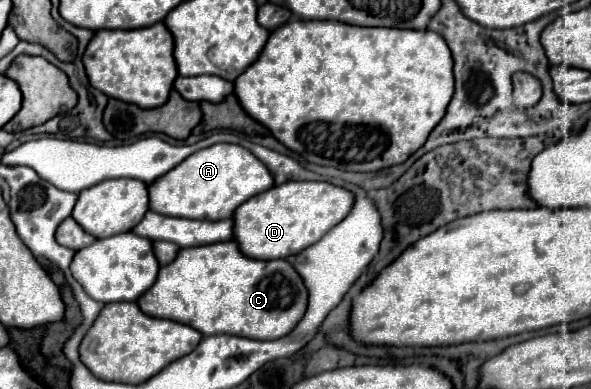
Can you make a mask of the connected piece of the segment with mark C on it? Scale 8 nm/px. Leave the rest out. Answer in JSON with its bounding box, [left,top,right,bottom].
[138,240,308,340]

